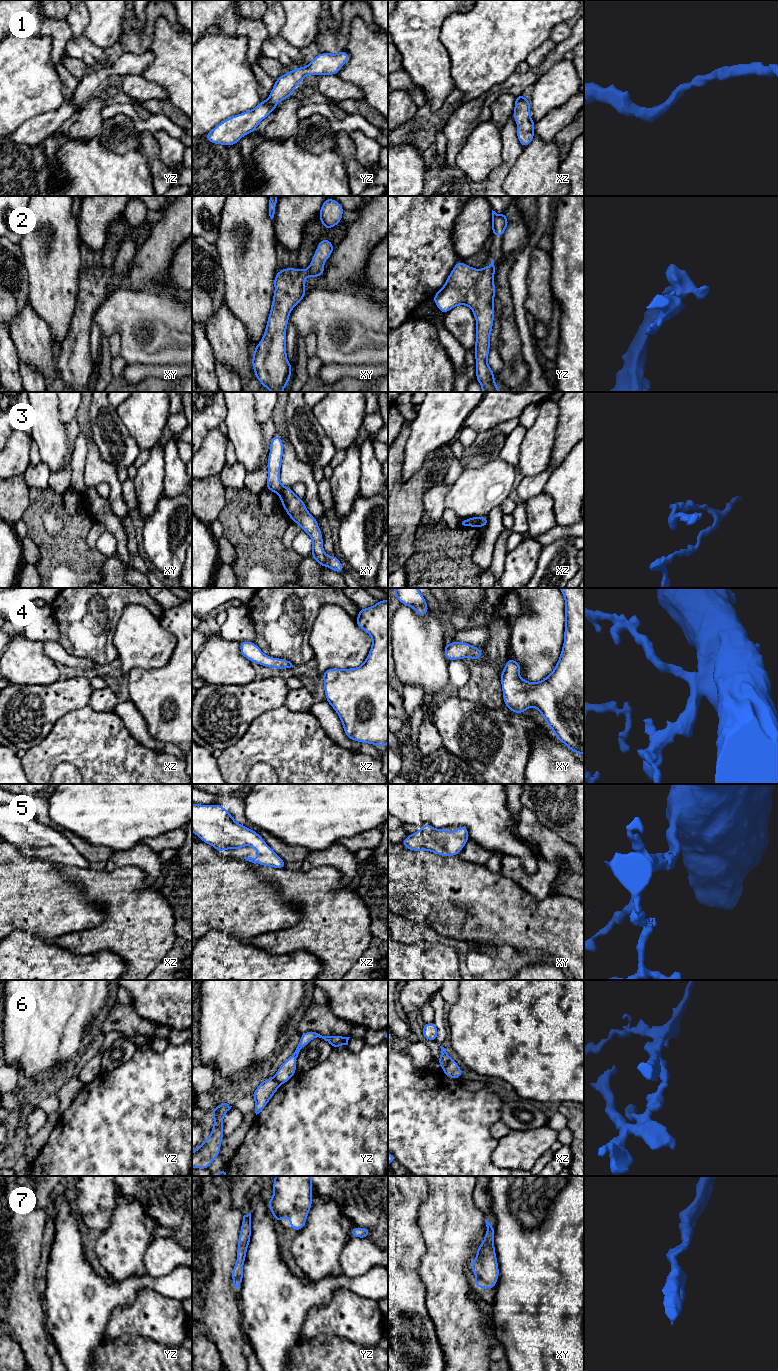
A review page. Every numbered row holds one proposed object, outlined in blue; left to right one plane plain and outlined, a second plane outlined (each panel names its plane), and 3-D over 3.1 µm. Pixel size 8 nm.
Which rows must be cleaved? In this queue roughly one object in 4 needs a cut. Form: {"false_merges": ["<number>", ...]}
{"false_merges": ["3", "6"]}

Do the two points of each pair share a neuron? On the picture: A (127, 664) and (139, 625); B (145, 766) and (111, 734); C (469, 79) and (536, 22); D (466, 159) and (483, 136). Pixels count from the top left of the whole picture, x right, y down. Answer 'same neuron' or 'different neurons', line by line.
A: same neuron
B: same neuron
C: same neuron
D: same neuron

